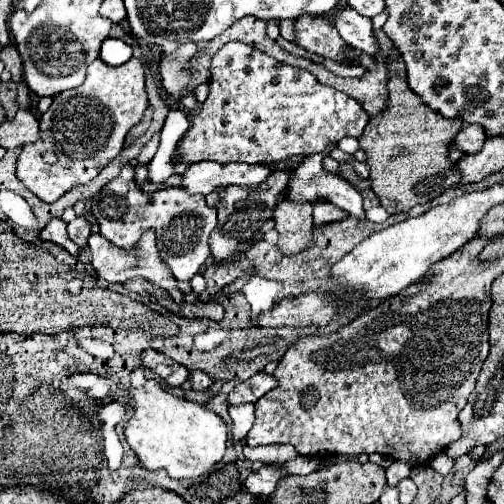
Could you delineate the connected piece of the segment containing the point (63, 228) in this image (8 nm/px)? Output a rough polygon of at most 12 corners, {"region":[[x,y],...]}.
{"region":[[63,219],[49,221],[39,233],[43,241],[77,257],[79,247],[67,235]]}

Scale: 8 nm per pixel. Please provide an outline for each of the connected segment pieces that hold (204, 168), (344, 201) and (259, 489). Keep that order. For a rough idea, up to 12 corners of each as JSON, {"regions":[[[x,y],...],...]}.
{"regions":[[[201,161],[181,175],[189,195],[219,187],[257,187],[267,165]],[[321,153],[291,171],[285,197],[365,217],[361,193],[325,171]],[[263,465],[247,475],[243,487],[267,497],[287,473]]]}

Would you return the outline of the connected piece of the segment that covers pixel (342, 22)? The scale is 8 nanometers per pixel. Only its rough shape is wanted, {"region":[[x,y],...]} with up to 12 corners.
{"region":[[331,9],[325,17],[349,47],[377,53],[371,19],[355,9]]}

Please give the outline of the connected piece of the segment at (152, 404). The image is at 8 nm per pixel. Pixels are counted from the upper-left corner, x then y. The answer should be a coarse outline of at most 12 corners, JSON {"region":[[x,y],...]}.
{"region":[[153,379],[131,387],[125,441],[145,469],[197,479],[227,427]]}

